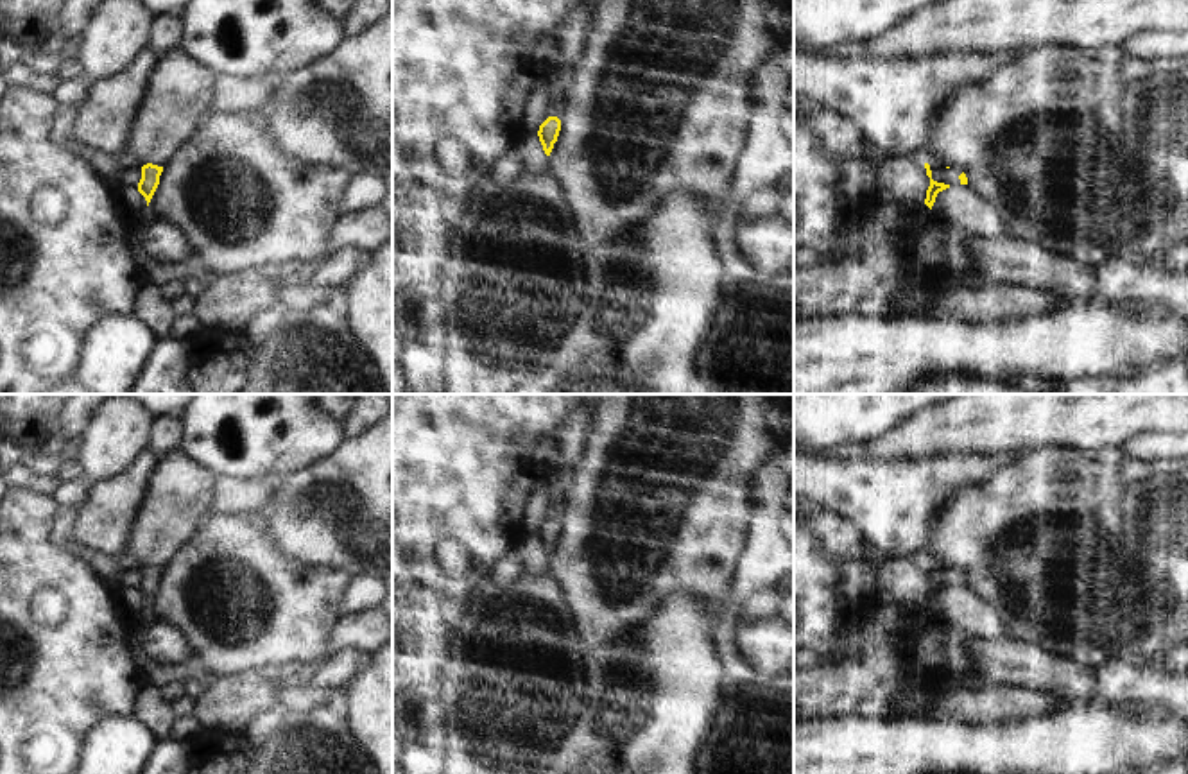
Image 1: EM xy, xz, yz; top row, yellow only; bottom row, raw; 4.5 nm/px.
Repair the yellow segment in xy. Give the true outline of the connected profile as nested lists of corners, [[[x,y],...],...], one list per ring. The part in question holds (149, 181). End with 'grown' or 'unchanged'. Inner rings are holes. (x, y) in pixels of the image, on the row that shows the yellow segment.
[[[147,163],[142,167],[142,179],[138,183],[138,192],[145,197],[147,206],[159,185],[159,176],[163,172],[163,167]]] | unchanged

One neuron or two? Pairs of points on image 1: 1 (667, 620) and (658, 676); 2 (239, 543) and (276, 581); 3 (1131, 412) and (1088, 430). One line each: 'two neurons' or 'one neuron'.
1: one neuron
2: one neuron
3: one neuron

